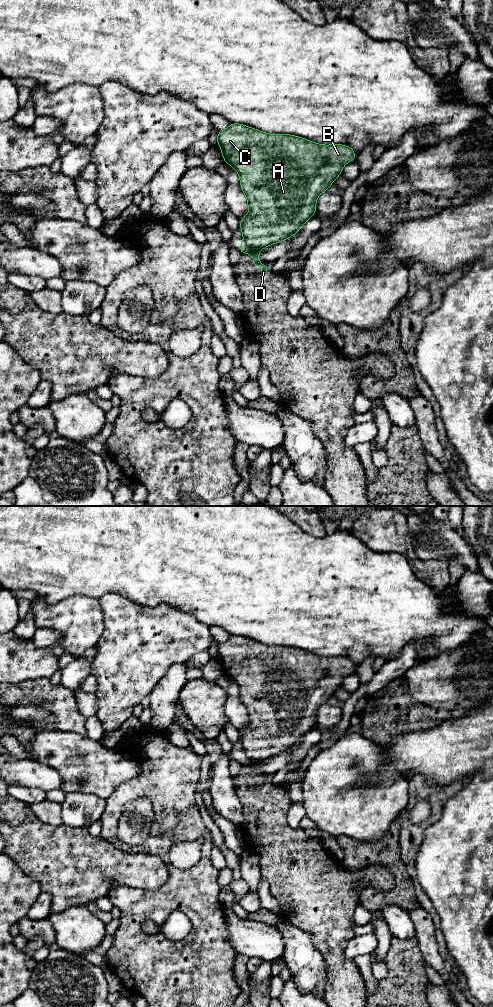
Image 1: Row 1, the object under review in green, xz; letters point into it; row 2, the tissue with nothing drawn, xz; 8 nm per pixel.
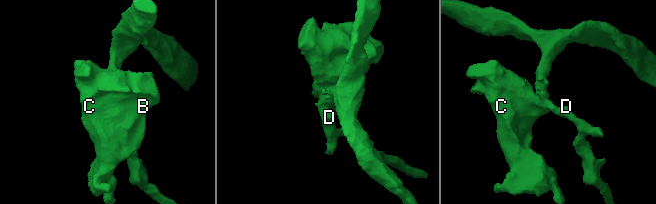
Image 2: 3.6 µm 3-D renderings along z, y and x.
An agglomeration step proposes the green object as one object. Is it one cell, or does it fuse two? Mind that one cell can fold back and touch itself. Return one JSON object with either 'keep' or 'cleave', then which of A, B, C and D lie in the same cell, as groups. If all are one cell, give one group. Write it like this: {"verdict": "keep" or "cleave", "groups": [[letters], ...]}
{"verdict": "cleave", "groups": [["A", "B", "C"], ["D"]]}

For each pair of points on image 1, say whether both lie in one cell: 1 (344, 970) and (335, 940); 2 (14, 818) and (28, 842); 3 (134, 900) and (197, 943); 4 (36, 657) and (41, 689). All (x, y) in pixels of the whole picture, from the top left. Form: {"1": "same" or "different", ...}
{"1": "same", "2": "different", "3": "same", "4": "different"}

